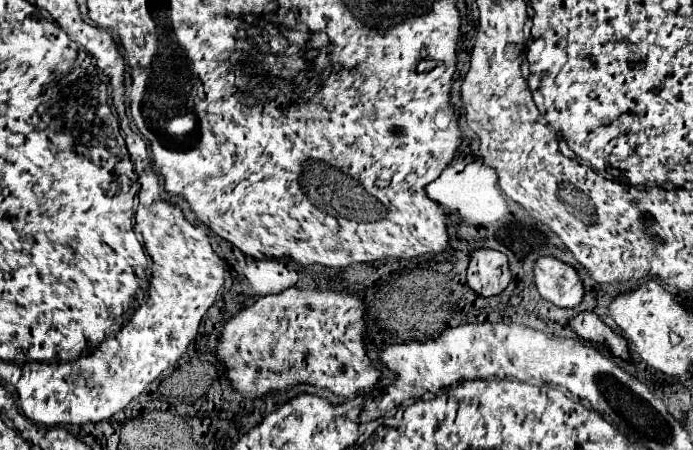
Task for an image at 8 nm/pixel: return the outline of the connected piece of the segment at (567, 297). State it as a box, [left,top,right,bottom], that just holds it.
[535,257,585,309]

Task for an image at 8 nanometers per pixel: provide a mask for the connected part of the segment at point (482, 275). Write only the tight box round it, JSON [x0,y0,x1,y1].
[467,249,511,297]

